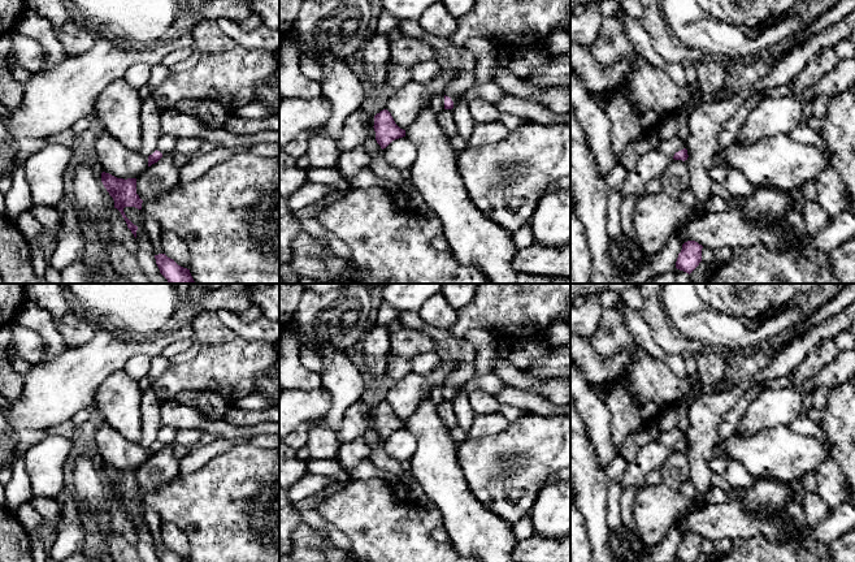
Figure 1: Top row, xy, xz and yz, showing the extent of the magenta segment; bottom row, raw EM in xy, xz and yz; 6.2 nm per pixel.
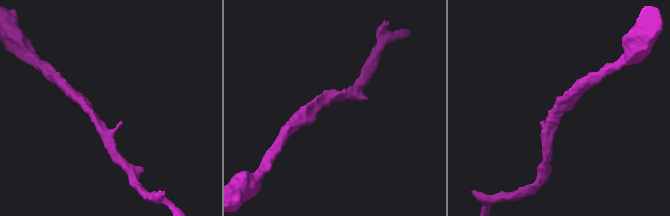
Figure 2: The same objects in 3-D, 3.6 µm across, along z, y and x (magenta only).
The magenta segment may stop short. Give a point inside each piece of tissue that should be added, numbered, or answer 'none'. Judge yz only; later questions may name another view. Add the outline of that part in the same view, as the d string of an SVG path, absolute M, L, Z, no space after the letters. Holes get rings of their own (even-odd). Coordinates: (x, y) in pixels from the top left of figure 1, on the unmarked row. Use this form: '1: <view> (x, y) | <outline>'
none

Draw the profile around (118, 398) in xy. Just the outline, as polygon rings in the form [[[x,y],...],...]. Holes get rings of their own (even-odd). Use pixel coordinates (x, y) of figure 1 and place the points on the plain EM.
[[[120,369],[108,376],[97,388],[94,406],[100,411],[103,422],[110,428],[131,442],[140,442],[143,427],[142,394],[138,381]]]

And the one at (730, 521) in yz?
[[[735,500],[707,505],[689,514],[681,526],[681,532],[682,536],[695,532],[713,542],[722,539],[750,539],[758,535],[774,542],[782,542],[789,537],[789,529],[782,520],[752,514]]]

